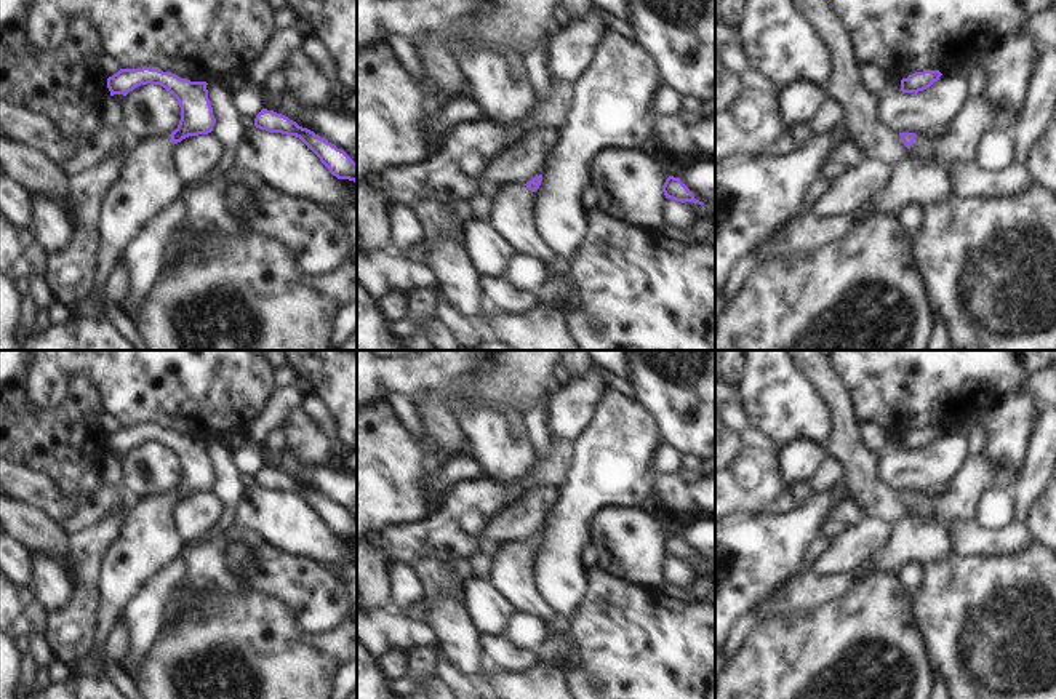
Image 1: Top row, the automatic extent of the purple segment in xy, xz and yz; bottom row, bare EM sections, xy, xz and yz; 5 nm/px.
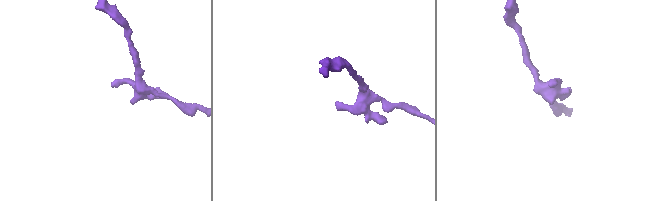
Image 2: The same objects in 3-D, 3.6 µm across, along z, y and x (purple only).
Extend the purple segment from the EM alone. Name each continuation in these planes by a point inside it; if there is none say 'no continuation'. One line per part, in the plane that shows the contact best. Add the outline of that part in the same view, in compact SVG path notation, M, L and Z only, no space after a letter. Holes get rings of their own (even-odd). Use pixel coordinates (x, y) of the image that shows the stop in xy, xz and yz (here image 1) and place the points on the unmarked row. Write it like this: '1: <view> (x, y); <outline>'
1: yz (924, 536); M981 454L968 456L966 464L957 475L939 491L928 497L917 494L909 507L909 513L894 525L893 537L872 558L877 569L872 576L899 574L906 565L917 563L936 566L944 561L954 550L950 528L954 523L976 520L976 509L982 494L989 489L1014 491L1022 478L1021 467L995 467L992 461Z

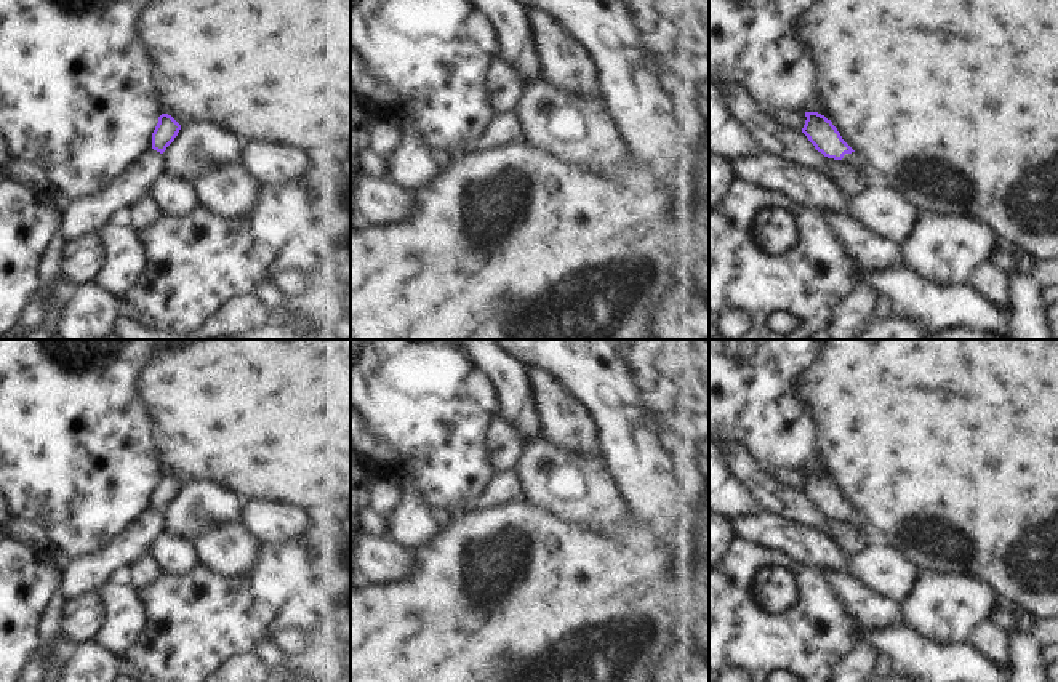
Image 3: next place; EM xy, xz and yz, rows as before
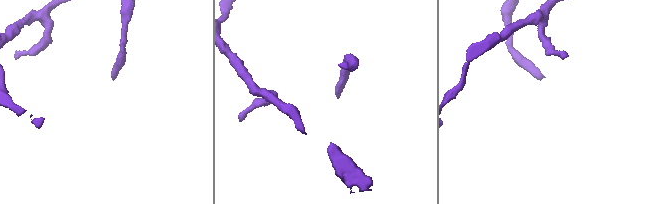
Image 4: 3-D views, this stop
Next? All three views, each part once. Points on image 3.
1: yz (852, 517); M855 511L845 512L844 517L842 517L842 520L845 520L847 524L852 524L852 525L855 525L855 527L858 527L858 528L868 527L868 525L861 520L861 517L858 516L858 512L855 512Z

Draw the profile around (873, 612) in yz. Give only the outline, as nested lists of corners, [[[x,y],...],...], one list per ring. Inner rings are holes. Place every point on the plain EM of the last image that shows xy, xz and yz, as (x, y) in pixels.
[[[818,570],[848,615],[868,631],[890,626],[908,628],[901,602],[874,594],[848,572]]]

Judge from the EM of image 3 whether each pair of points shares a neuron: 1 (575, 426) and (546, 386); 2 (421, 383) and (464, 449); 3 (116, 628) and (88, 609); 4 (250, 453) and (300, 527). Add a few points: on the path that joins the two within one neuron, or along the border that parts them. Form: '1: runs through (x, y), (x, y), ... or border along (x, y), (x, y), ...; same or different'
1: runs through (565, 417), (548, 396); same
2: runs through (431, 399), (455, 423), (455, 433); same
3: border along (95, 591), (101, 602), (103, 623), (92, 637); different
4: border along (247, 498), (293, 503), (319, 517); different

